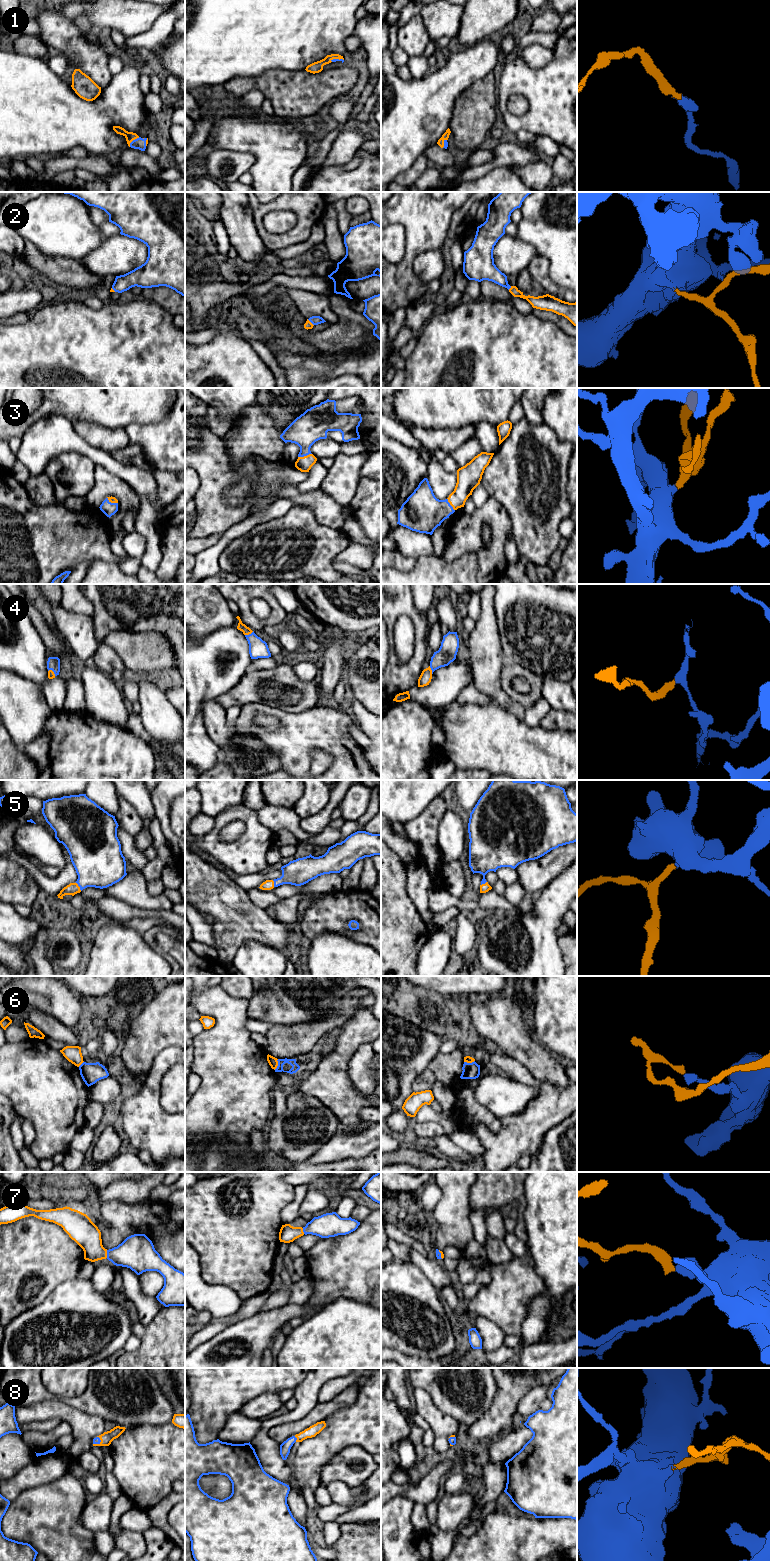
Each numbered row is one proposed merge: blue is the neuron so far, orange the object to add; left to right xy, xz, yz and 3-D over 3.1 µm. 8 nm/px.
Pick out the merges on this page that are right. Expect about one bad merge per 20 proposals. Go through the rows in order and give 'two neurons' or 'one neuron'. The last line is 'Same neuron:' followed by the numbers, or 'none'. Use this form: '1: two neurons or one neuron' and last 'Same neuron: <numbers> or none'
1: one neuron
2: one neuron
3: one neuron
4: one neuron
5: one neuron
6: two neurons
7: one neuron
8: one neuron
Same neuron: 1, 2, 3, 4, 5, 7, 8

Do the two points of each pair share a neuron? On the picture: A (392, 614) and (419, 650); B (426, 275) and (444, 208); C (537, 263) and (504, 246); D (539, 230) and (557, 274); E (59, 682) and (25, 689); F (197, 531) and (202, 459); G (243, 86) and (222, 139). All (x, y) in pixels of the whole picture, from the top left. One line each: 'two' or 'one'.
A: one
B: two
C: two
D: one
E: two
F: one
G: two

